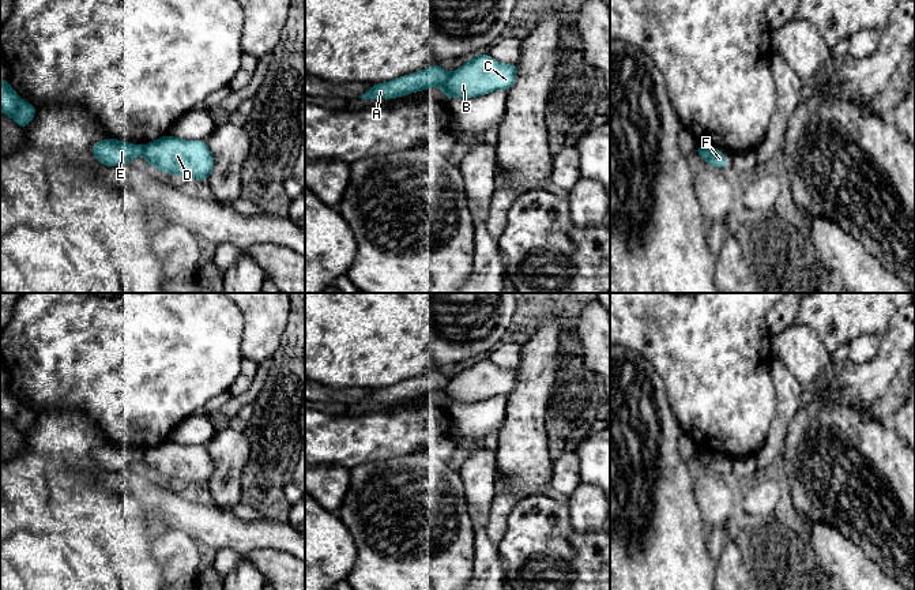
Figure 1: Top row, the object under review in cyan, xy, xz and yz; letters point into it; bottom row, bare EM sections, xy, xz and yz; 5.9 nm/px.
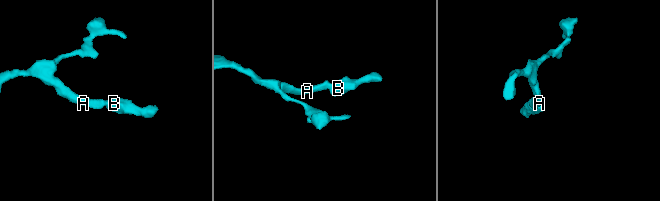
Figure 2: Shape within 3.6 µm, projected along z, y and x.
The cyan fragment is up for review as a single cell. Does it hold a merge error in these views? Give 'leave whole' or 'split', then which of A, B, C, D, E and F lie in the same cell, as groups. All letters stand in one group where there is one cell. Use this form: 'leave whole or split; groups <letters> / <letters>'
split; groups A E / B C D F

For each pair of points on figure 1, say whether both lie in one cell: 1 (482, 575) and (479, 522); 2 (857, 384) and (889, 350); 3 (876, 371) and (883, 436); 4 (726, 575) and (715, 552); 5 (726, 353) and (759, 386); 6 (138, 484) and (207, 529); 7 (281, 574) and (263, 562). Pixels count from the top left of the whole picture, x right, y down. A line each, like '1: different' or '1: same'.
1: same
2: same
3: different
4: different
5: same
6: same
7: same

